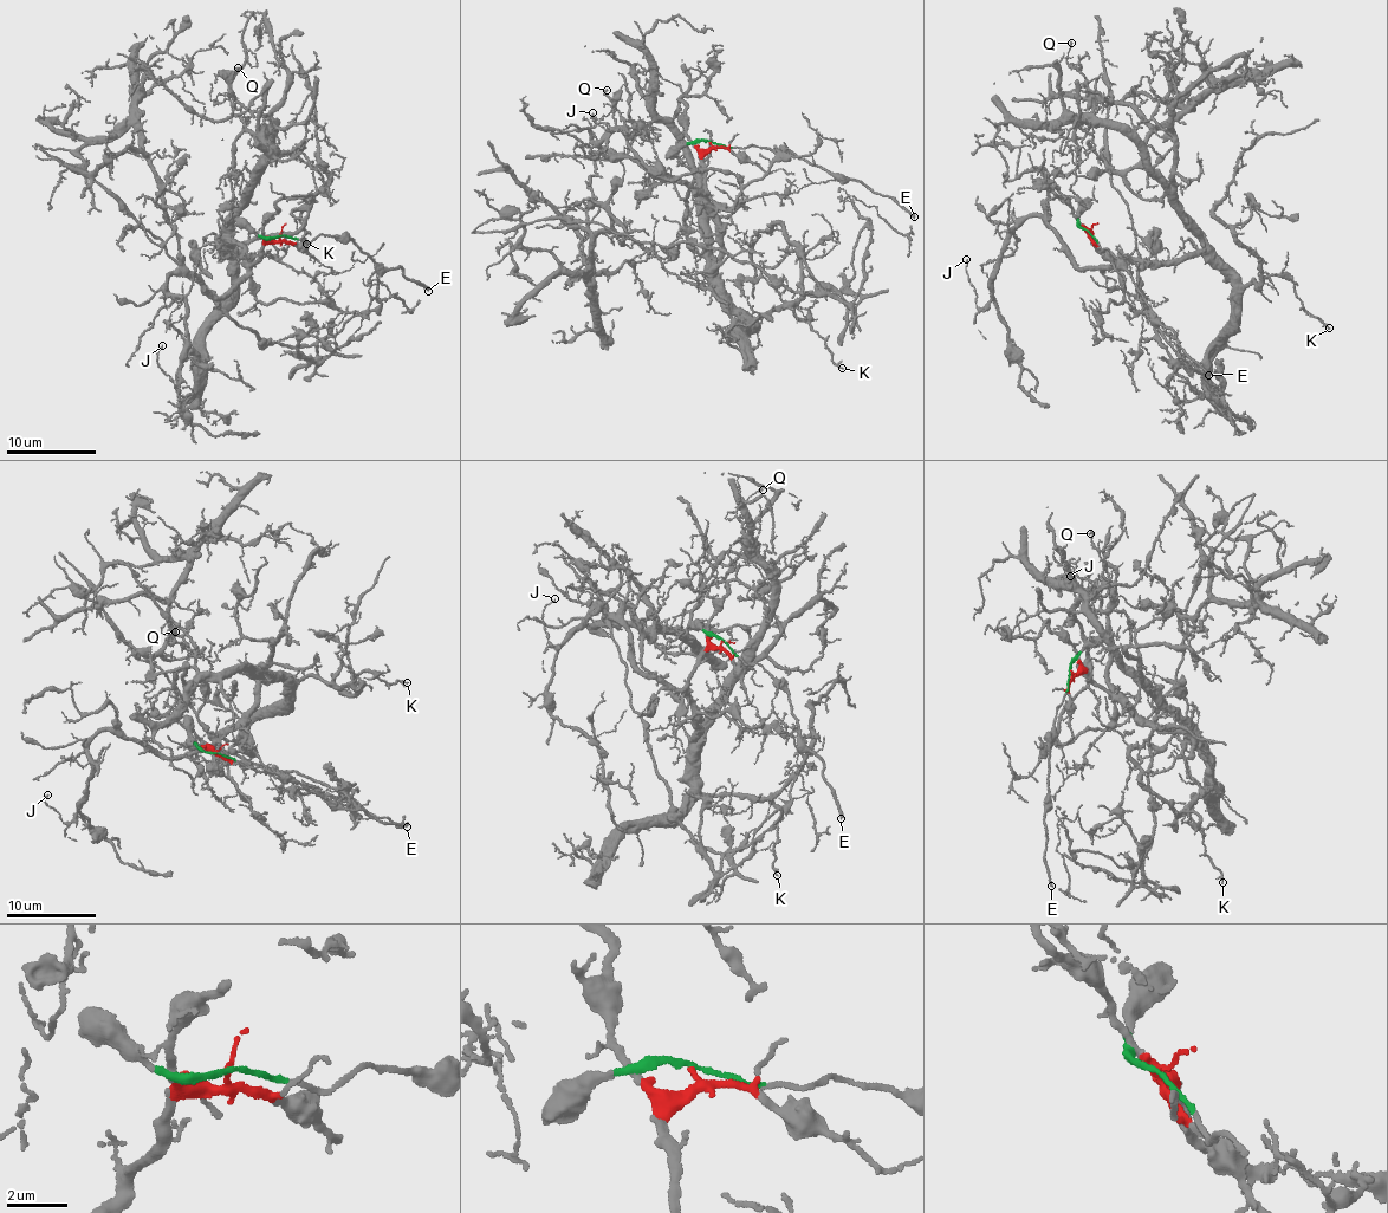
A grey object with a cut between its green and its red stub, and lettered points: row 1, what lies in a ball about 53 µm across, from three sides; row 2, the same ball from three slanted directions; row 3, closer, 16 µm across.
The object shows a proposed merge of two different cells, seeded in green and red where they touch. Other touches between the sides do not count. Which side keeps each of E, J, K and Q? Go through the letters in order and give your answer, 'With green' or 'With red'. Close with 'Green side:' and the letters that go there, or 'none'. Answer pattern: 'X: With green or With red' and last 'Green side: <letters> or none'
E: With green
J: With red
K: With red
Q: With red
Green side: E

